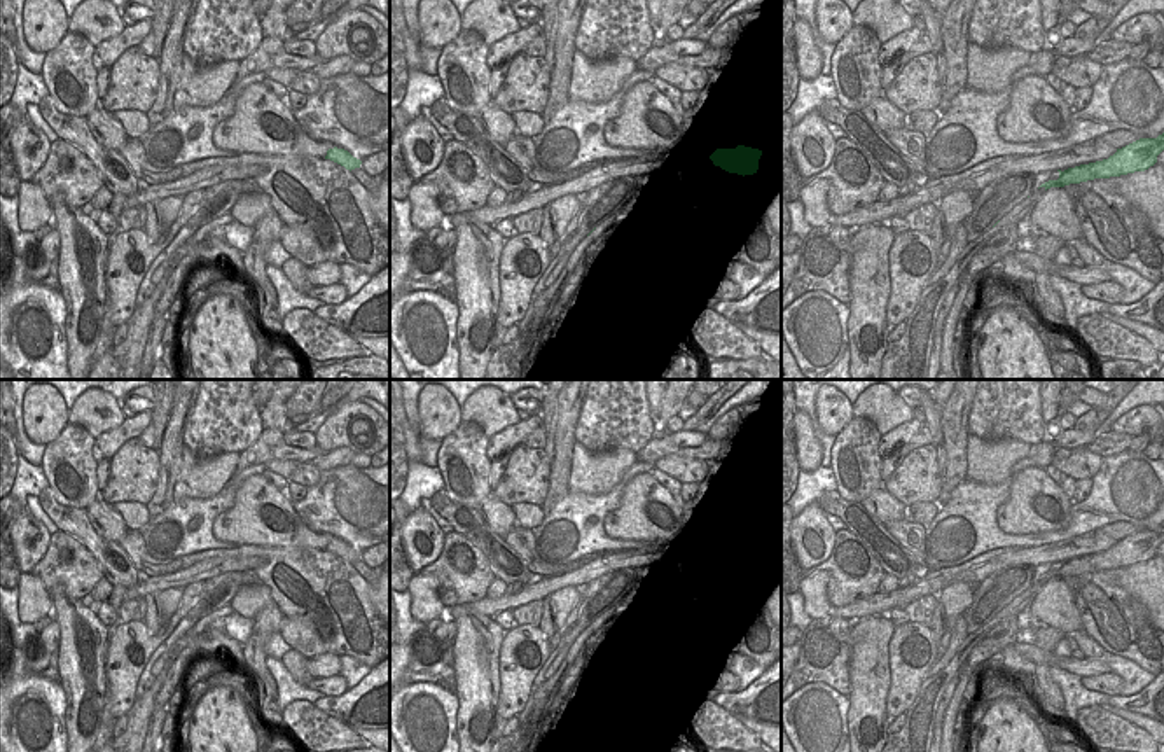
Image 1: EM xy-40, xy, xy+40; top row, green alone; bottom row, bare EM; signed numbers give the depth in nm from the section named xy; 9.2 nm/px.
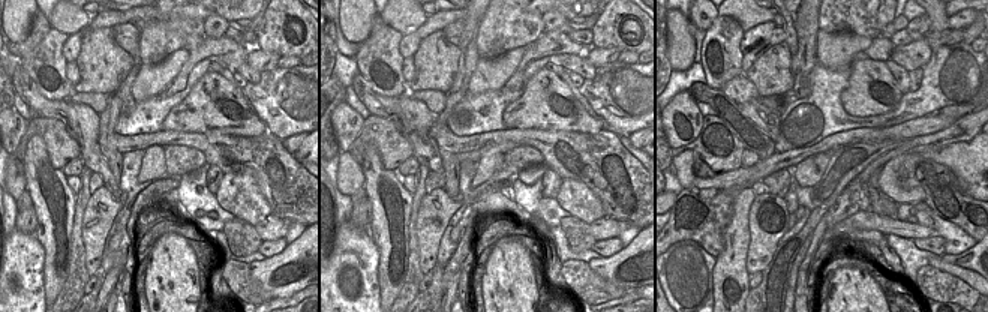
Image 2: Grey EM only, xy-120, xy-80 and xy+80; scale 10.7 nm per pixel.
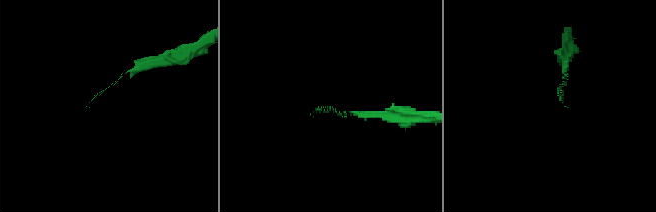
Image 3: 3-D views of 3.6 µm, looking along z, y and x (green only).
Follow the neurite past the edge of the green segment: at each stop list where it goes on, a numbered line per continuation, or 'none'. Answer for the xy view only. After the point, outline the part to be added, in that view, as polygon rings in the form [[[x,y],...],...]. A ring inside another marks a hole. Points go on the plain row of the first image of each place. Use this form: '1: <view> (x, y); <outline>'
1: xy (603, 593); [[[620,568],[591,581],[577,616],[577,624],[582,631],[629,596],[640,582],[650,581],[652,572],[654,568]]]

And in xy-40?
none

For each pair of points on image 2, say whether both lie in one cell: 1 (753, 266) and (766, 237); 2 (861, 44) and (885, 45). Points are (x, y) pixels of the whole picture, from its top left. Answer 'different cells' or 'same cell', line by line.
1: same cell
2: different cells

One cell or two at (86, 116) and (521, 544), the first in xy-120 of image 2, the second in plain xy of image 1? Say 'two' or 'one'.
two

